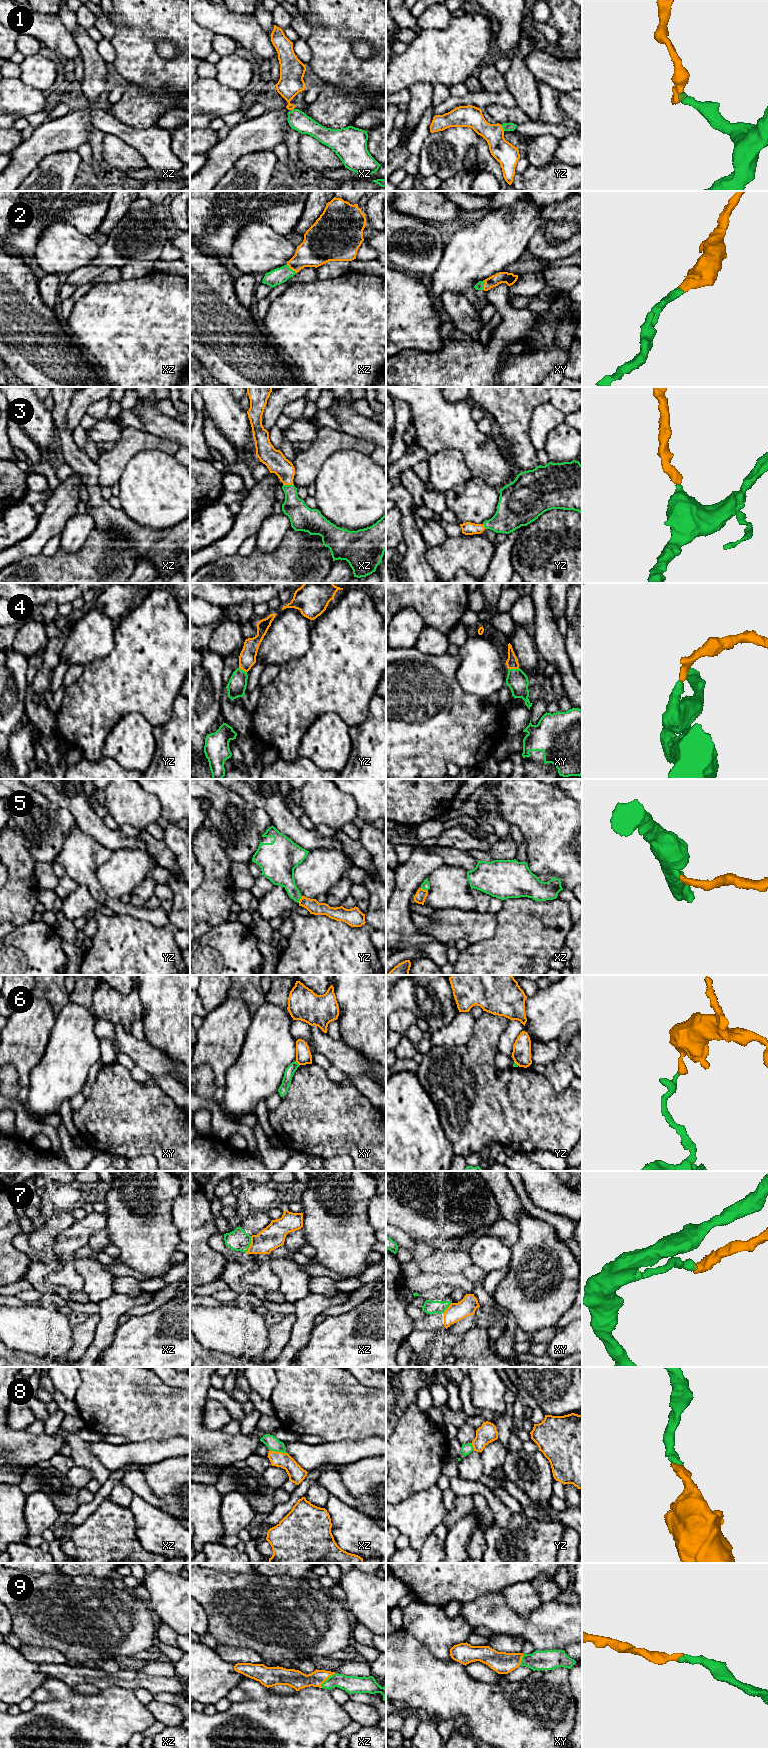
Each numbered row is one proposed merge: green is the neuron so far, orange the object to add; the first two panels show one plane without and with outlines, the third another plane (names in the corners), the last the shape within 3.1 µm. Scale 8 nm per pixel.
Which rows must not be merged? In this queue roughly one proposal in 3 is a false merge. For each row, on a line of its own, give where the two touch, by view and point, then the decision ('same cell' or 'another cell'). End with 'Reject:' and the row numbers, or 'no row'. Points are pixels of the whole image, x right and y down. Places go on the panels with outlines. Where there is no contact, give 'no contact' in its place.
1: yz (502, 127) | same cell
2: xz (291, 269) | same cell
3: xz (288, 485) | same cell
4: xy (513, 669) | same cell
5: yz (300, 898) | same cell
6: xy (297, 1063) | another cell
7: xz (249, 1244) | another cell
8: xz (278, 1451) | same cell
9: xz (327, 1679) | same cell
Reject: 6, 7

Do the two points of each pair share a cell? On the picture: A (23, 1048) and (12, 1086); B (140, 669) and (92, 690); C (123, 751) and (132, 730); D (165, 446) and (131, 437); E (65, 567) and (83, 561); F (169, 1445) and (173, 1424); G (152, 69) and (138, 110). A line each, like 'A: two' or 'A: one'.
A: two
B: one
C: one
D: one
E: one
F: two
G: two

